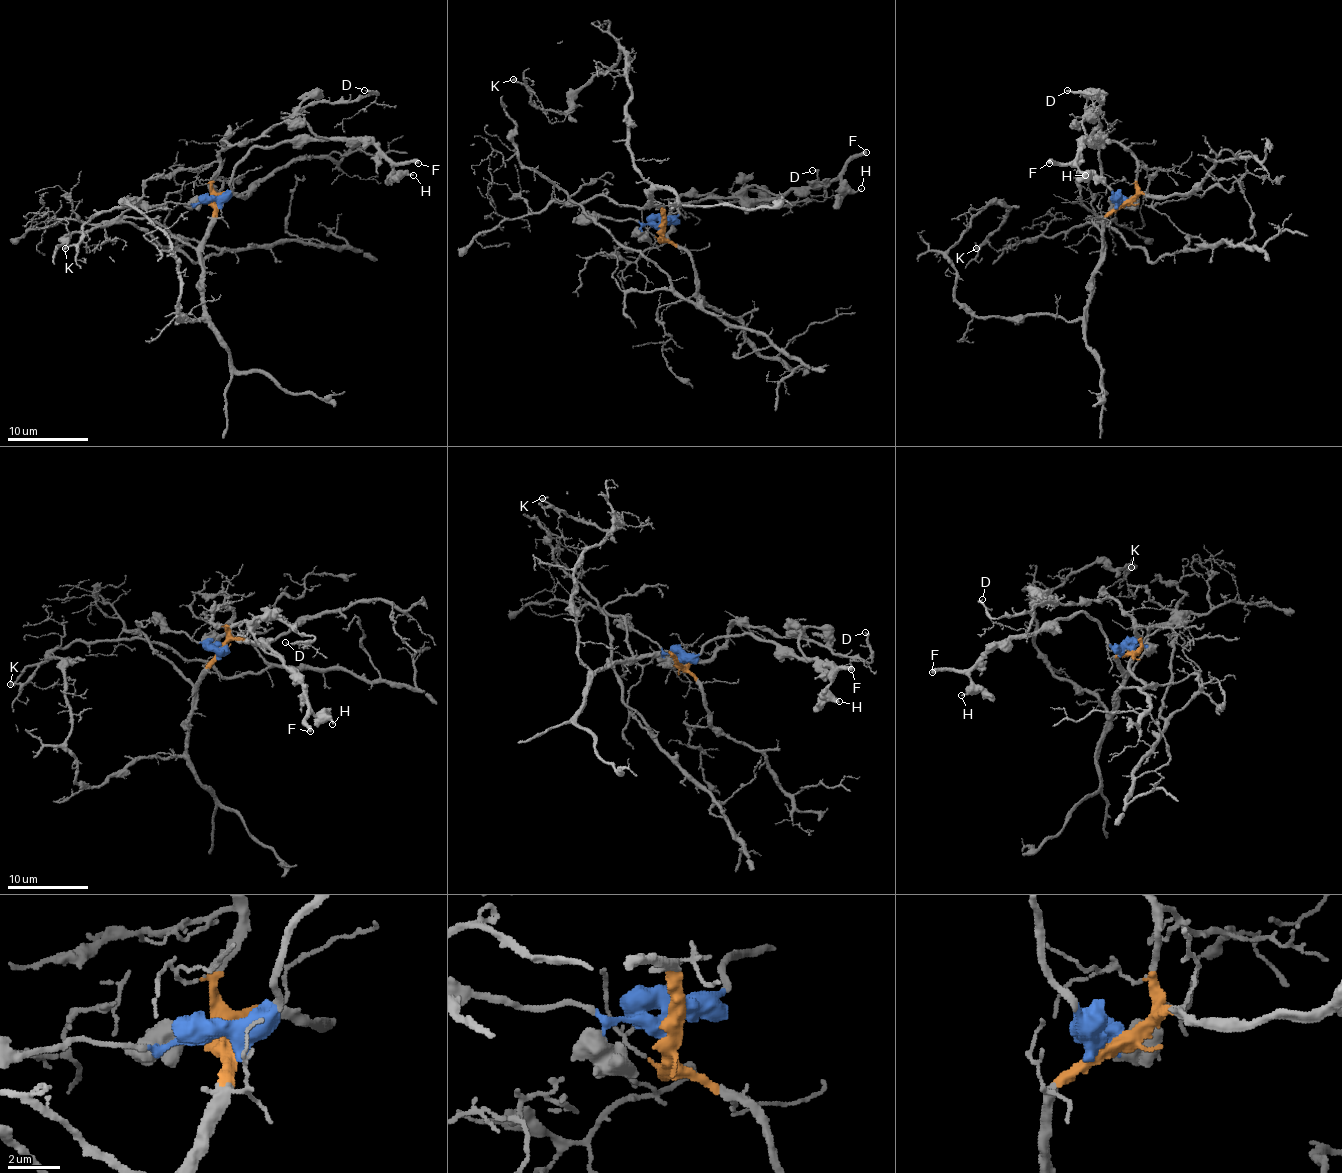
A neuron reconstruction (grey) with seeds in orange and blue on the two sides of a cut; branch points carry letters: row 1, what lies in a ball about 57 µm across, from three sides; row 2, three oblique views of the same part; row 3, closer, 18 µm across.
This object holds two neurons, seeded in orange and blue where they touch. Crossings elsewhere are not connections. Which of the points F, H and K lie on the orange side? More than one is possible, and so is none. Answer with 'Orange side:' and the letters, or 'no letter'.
Orange side: K

